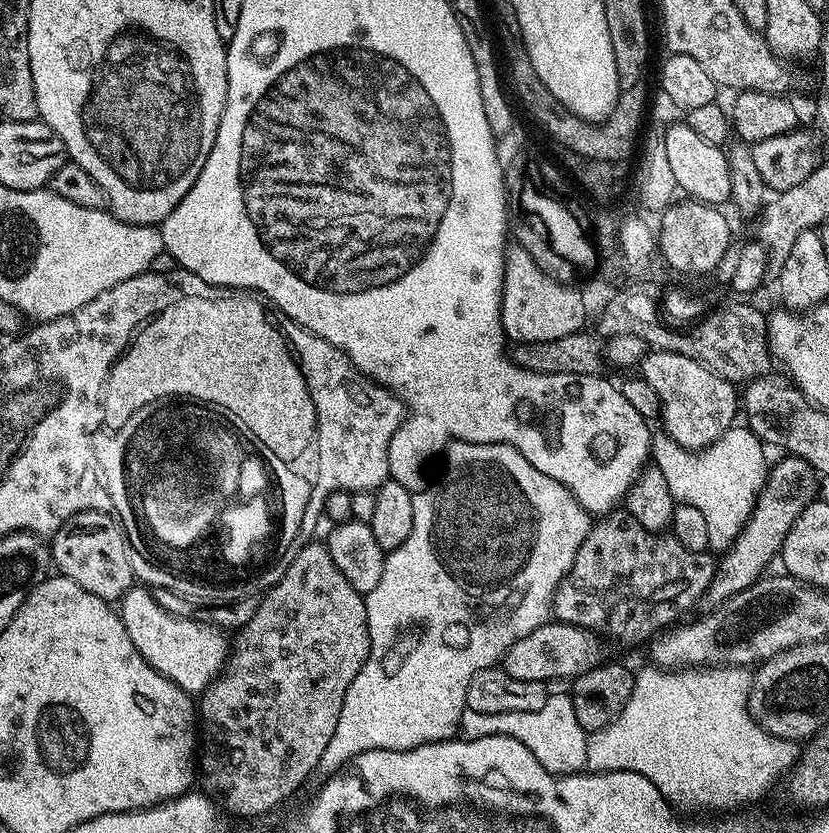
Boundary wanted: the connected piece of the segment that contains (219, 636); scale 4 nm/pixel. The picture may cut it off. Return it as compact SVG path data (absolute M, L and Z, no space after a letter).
M133 586L118 601L120 621L130 634L130 642L142 658L158 674L174 682L187 694L200 694L223 673L230 655L230 640L219 628L203 624L198 618L188 620L187 615L175 616L158 606L155 595L147 587Z

